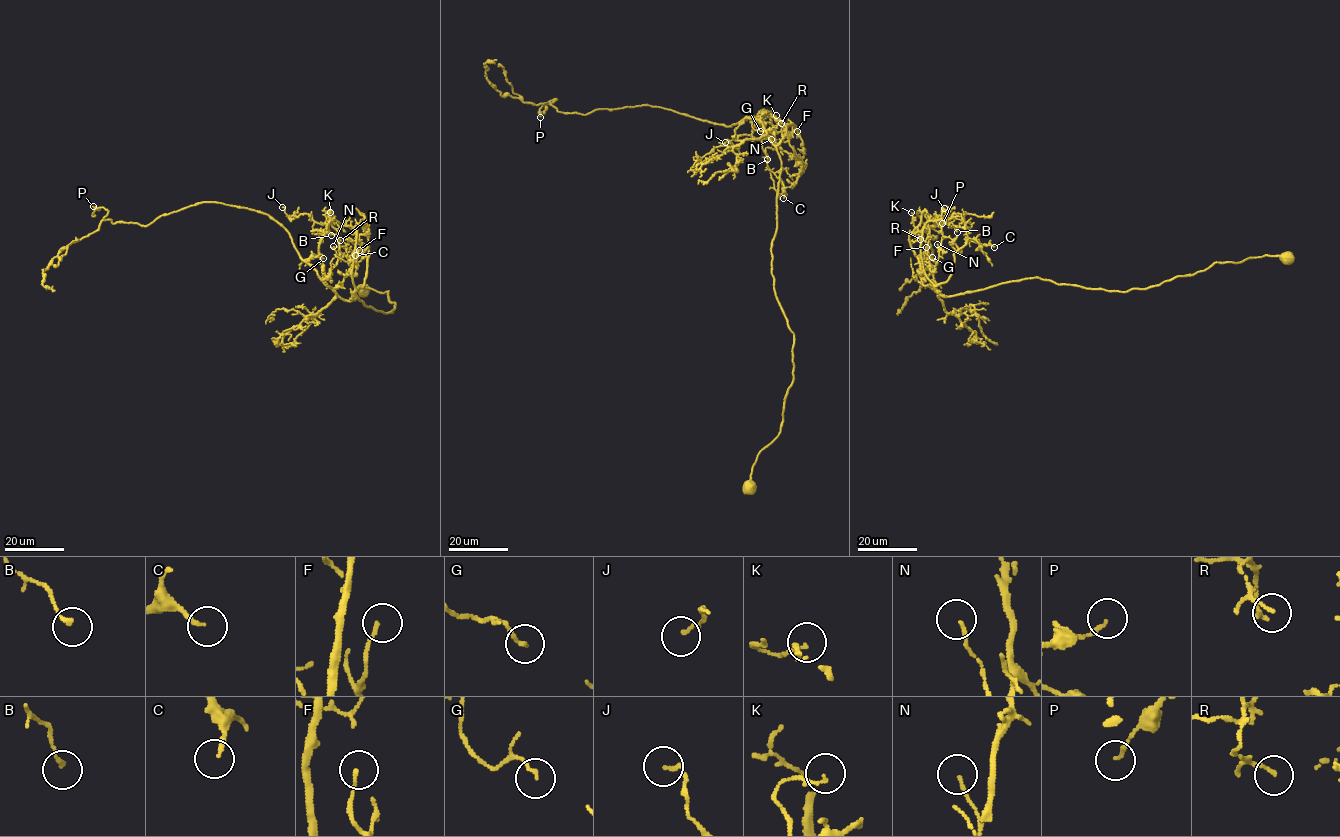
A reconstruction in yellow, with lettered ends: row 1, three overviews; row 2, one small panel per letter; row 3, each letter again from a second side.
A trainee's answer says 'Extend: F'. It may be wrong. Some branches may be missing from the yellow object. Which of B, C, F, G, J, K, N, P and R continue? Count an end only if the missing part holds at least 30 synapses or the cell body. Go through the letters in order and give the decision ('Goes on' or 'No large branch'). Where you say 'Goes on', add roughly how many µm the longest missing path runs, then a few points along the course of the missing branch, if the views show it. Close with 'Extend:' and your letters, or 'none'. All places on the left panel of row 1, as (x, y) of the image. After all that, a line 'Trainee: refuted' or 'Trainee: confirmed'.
B: No large branch
C: No large branch
F: Goes on. Missing length about 10 µm. Course of what is missing: (359, 250), (363, 243), (352, 231)
G: No large branch
J: No large branch
K: No large branch
N: No large branch
P: No large branch
R: No large branch
Extend: F
Trainee: confirmed

